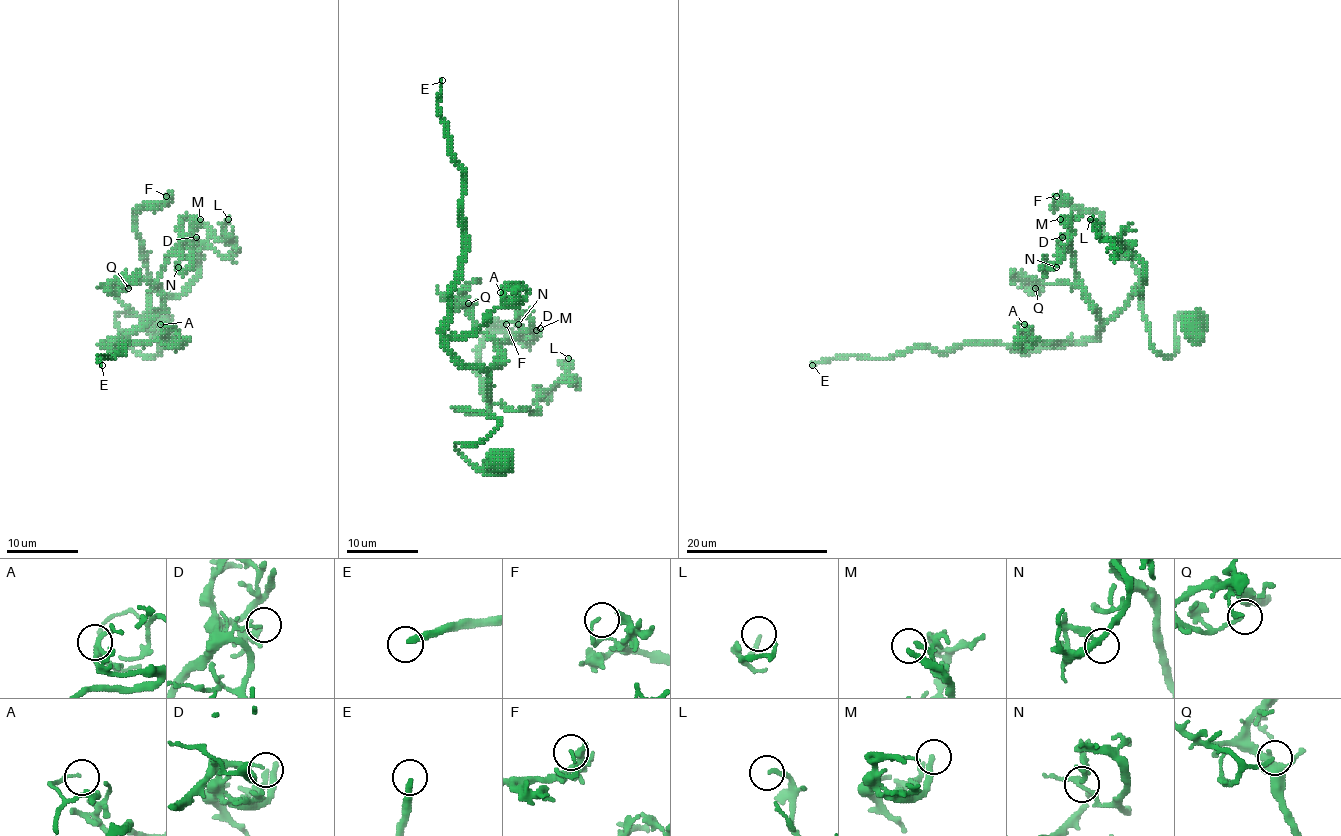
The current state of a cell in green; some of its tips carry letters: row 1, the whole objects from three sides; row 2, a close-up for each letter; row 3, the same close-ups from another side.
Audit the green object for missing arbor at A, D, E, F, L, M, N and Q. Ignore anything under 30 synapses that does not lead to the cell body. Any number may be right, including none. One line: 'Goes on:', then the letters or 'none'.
Goes on: E

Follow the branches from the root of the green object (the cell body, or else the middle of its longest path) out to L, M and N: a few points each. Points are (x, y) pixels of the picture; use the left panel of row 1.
L: (160, 324), (116, 317), (136, 351), (153, 356), (159, 336), (114, 287), (143, 278), (180, 295), (228, 219)
M: (160, 324), (116, 317), (136, 351), (159, 336), (114, 287), (143, 278), (150, 319), (200, 219)
N: (160, 324), (116, 317), (136, 351), (159, 336), (114, 287), (143, 278), (150, 319), (178, 247), (178, 267)

